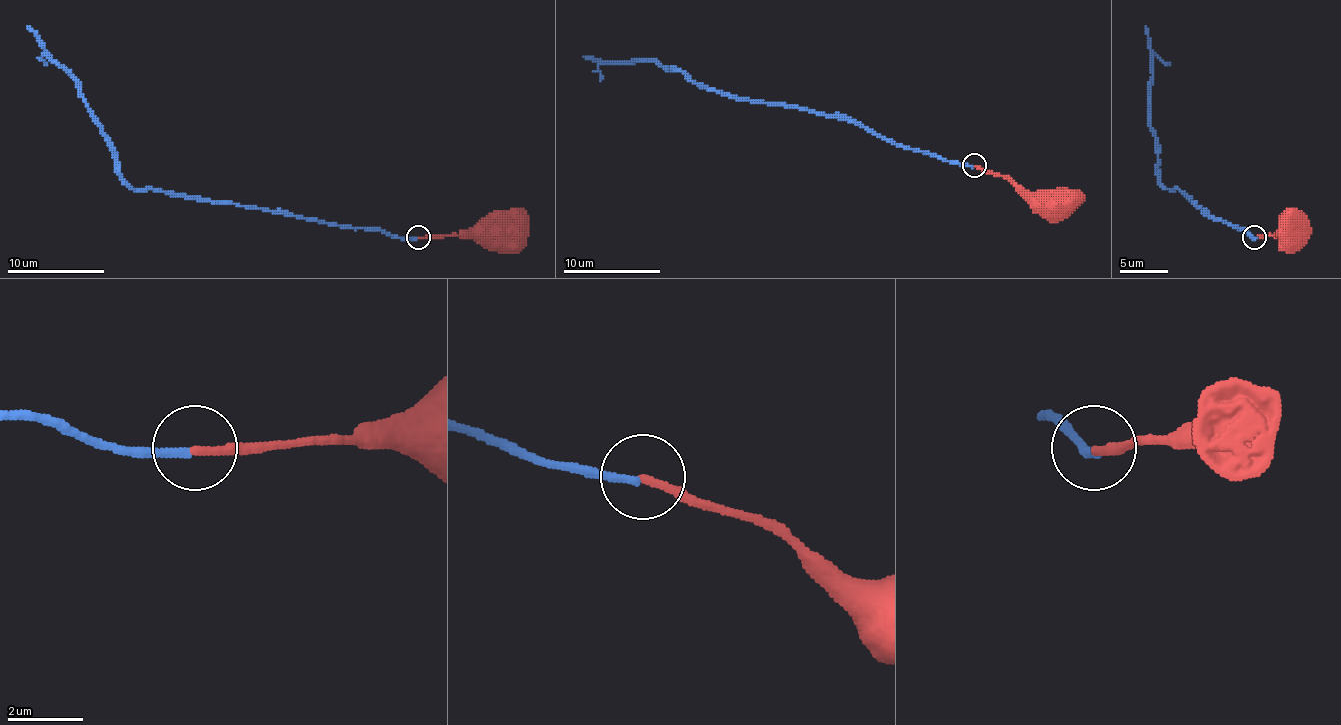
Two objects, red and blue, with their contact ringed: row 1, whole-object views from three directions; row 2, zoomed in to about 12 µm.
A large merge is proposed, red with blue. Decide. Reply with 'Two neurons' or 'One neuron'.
One neuron

